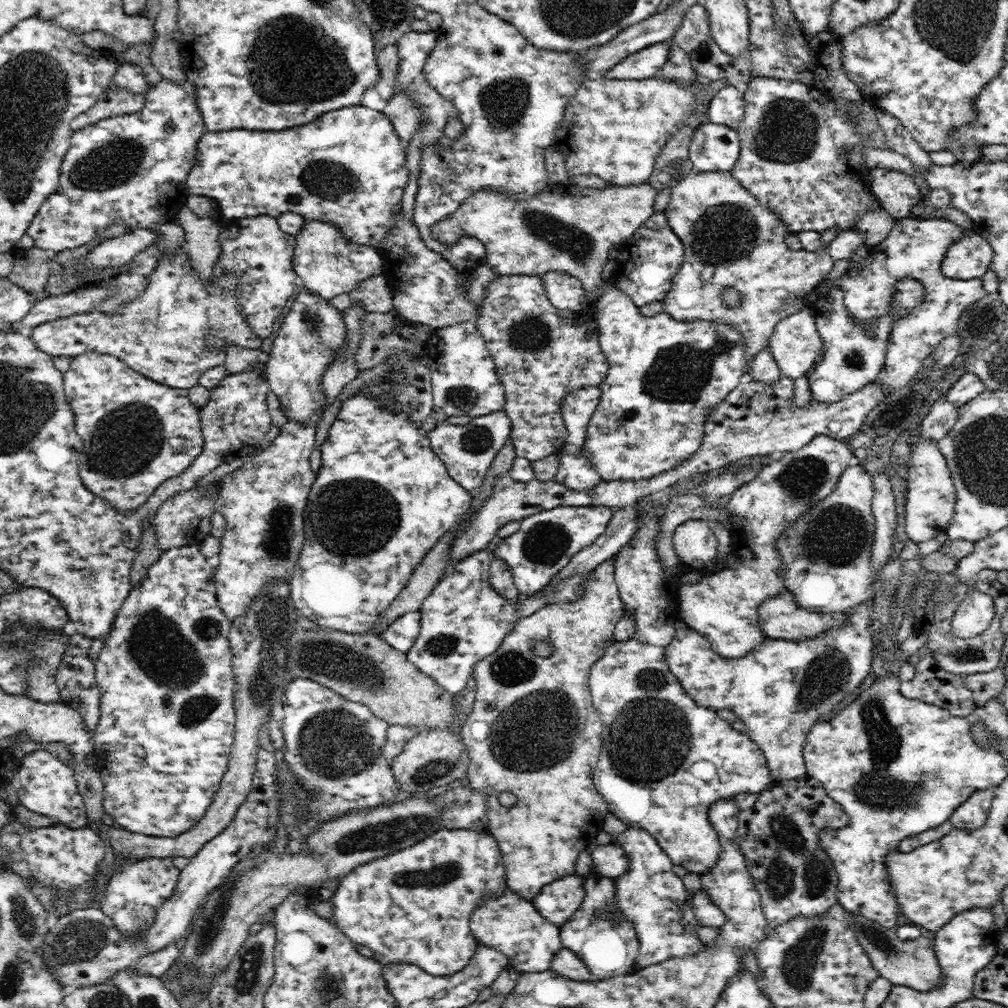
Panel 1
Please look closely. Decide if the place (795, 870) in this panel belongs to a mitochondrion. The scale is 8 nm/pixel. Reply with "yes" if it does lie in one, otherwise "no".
yes

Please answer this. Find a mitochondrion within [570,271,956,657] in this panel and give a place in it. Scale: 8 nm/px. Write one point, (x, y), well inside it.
(678, 374)

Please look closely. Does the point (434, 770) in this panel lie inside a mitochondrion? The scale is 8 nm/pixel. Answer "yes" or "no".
yes

